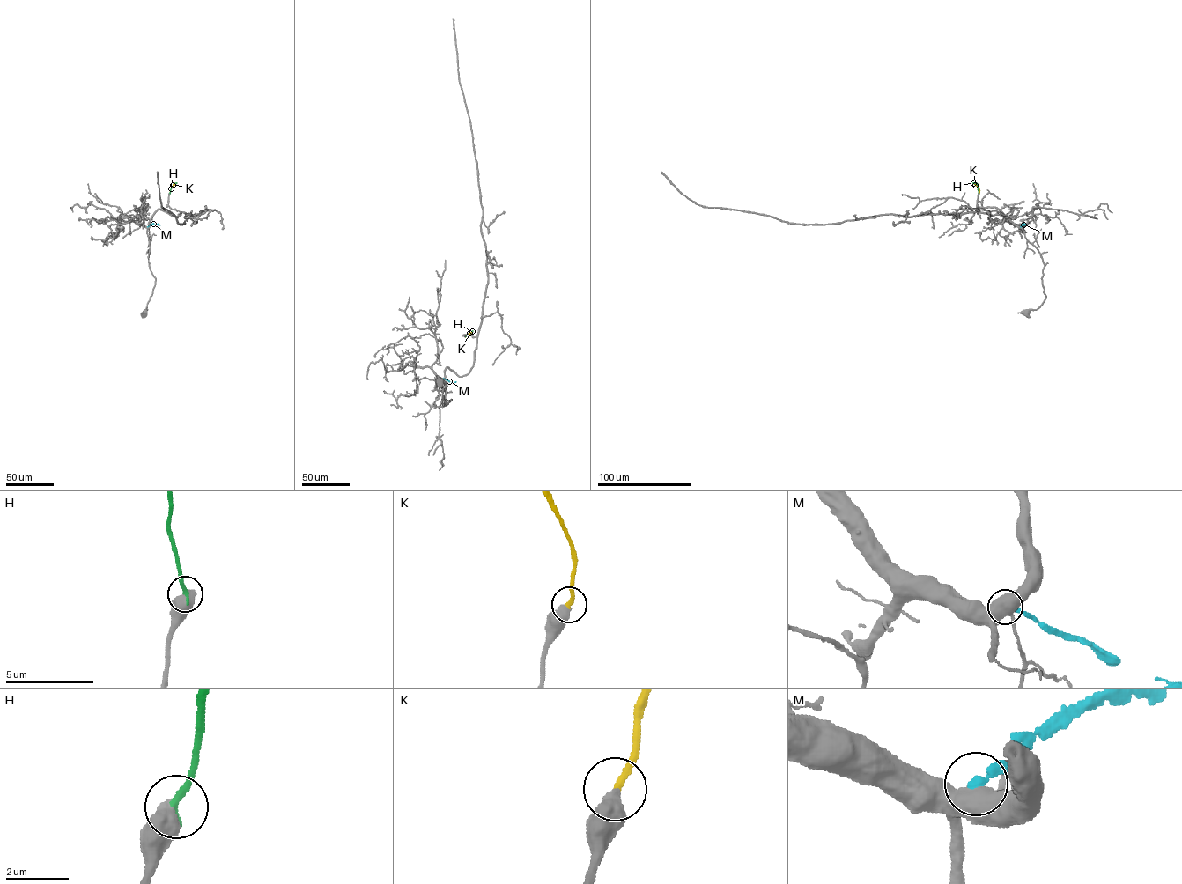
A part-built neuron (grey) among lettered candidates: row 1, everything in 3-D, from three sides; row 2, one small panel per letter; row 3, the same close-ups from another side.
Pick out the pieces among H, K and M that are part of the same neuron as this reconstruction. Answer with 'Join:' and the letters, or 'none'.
Join: K

